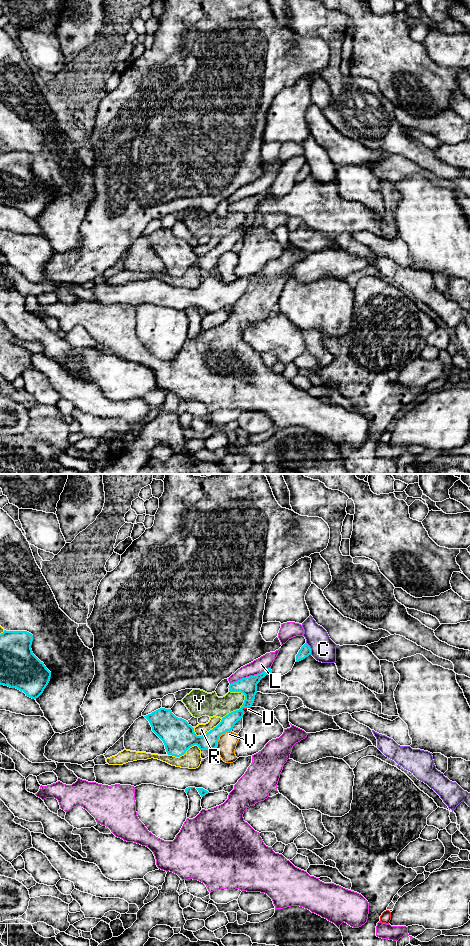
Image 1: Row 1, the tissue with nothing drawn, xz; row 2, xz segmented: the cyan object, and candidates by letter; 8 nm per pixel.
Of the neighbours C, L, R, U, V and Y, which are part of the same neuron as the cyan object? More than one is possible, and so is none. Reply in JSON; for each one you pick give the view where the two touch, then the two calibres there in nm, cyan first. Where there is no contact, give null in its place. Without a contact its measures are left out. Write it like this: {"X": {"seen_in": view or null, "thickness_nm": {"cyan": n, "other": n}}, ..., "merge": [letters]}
{"merge": []}

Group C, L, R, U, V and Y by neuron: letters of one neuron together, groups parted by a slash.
C / L / R / U Y / V

